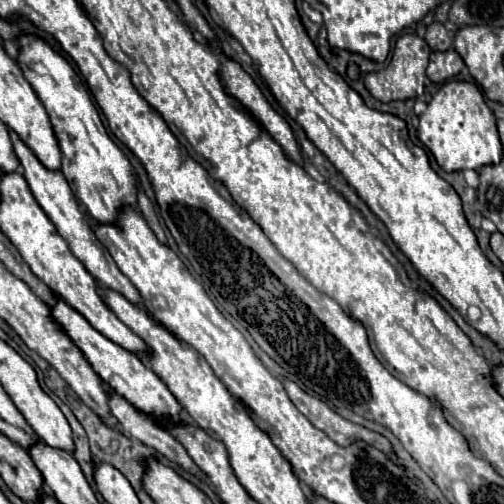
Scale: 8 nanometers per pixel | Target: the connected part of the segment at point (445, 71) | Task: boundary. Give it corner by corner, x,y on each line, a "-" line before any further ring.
450,49
450,51
434,51
430,55
430,65
428,65
426,73
434,83
440,83
440,81
448,81
450,77
458,75
462,67
464,67
462,57
454,49

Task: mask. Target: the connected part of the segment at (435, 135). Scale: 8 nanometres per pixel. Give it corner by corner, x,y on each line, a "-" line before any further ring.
448,81
444,83
438,93
428,103
428,109
420,115
418,125
418,139
432,151
438,165
444,171
462,171
462,169
480,169
490,163
500,163
502,159
502,143
496,129
496,117
486,105
480,89
468,81

